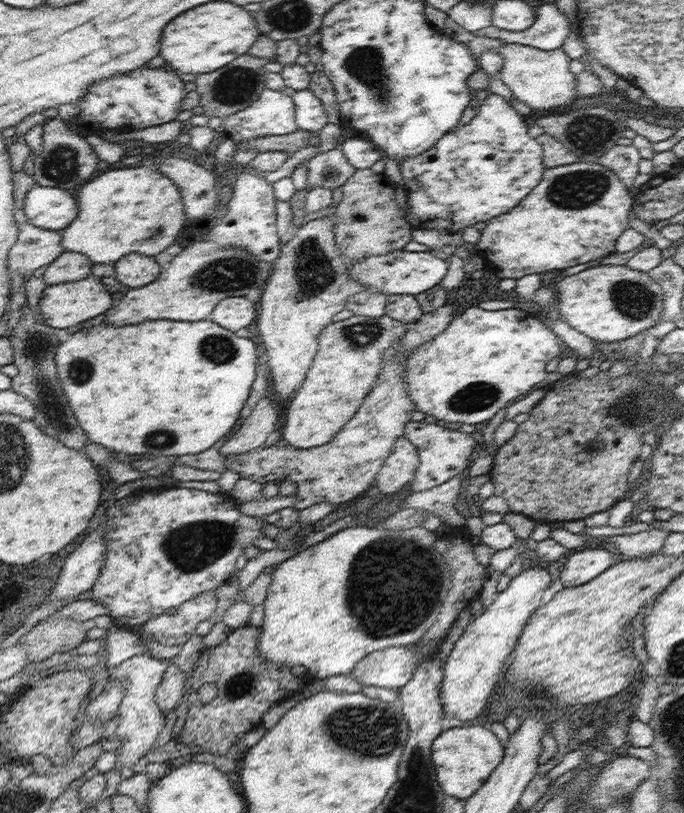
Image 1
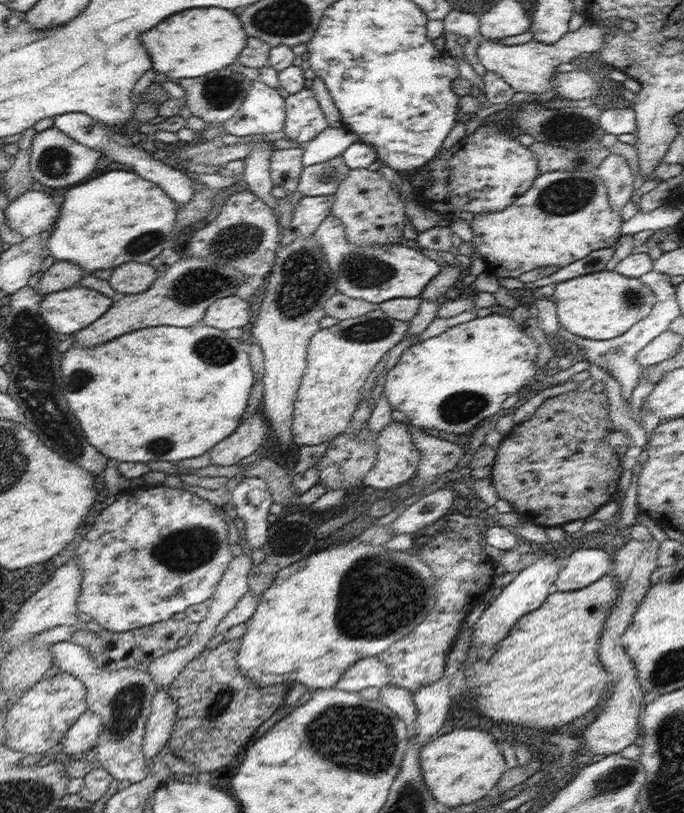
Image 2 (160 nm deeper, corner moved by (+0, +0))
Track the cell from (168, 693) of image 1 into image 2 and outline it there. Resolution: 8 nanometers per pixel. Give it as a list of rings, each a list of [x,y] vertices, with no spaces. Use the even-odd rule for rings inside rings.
[[[158,688],[152,700],[150,717],[146,721],[143,736],[146,766],[162,750],[162,747],[169,742],[176,714],[178,714],[178,709],[176,709],[175,700],[172,700],[172,696],[168,694],[166,688]]]

